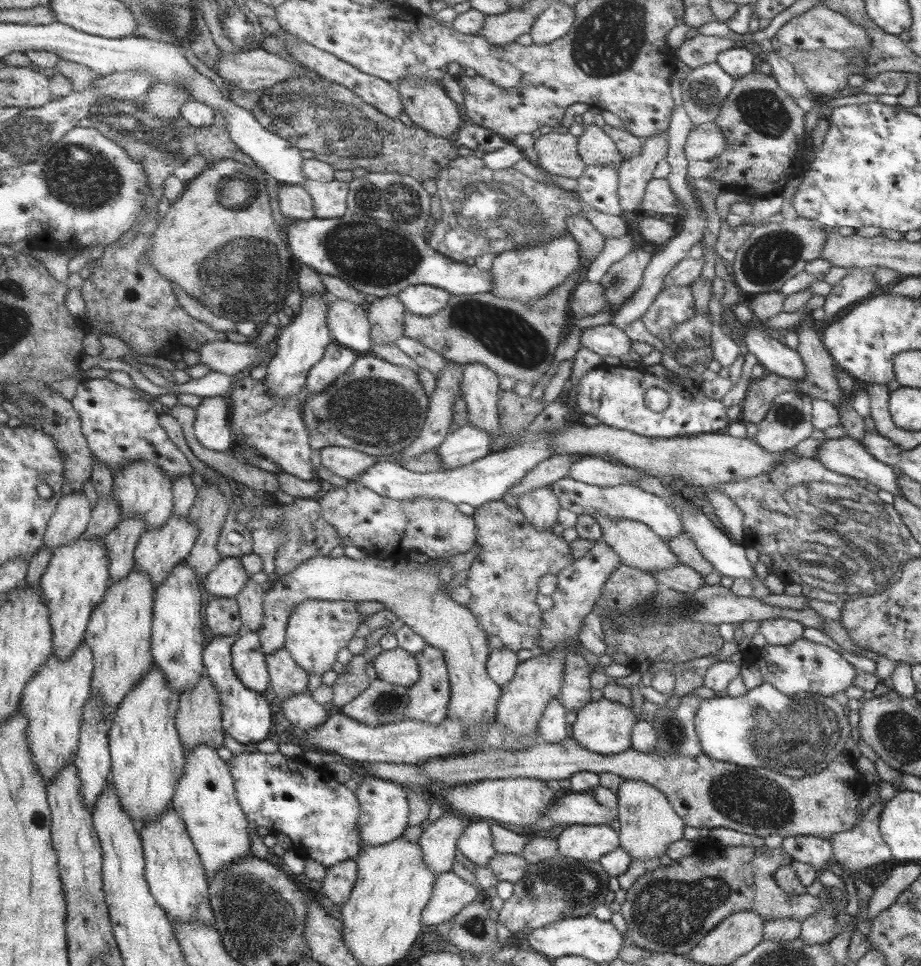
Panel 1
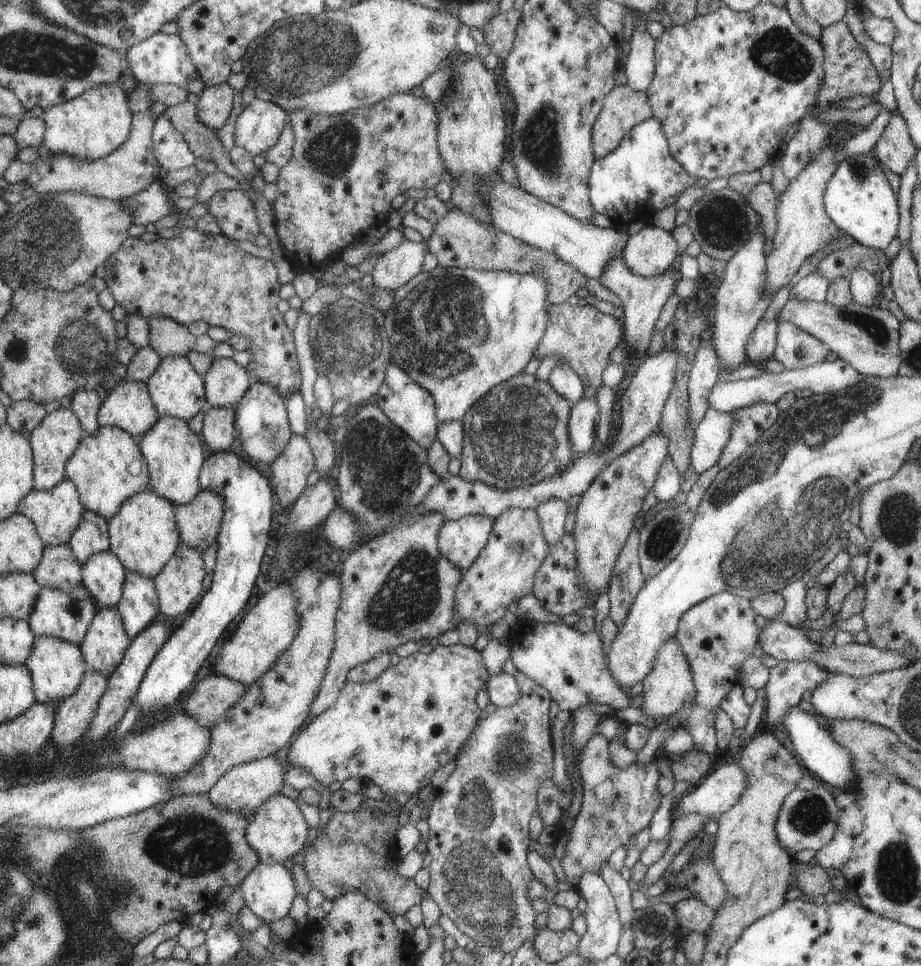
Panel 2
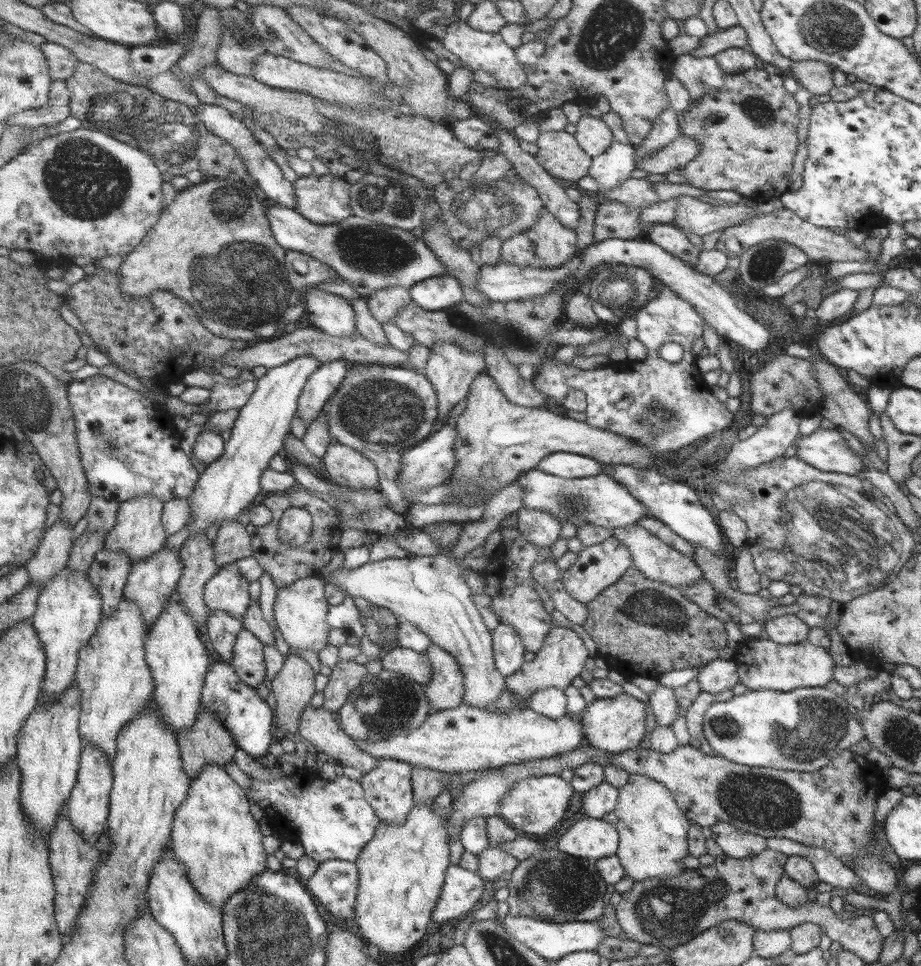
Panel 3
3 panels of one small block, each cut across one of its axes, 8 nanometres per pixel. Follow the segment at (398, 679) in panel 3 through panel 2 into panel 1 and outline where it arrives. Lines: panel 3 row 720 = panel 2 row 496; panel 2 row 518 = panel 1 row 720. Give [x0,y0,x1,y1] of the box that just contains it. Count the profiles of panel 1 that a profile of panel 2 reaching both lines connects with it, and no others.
[338,679,410,726]

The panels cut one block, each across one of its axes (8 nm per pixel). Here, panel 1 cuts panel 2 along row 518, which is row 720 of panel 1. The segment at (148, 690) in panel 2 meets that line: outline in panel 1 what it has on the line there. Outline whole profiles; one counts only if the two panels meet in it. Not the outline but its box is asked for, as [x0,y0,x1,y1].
[204,629,272,744]

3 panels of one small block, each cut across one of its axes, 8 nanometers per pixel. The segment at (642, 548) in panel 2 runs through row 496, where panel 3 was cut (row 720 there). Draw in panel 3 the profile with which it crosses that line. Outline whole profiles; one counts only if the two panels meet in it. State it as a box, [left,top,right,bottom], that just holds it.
[686,690,733,755]

